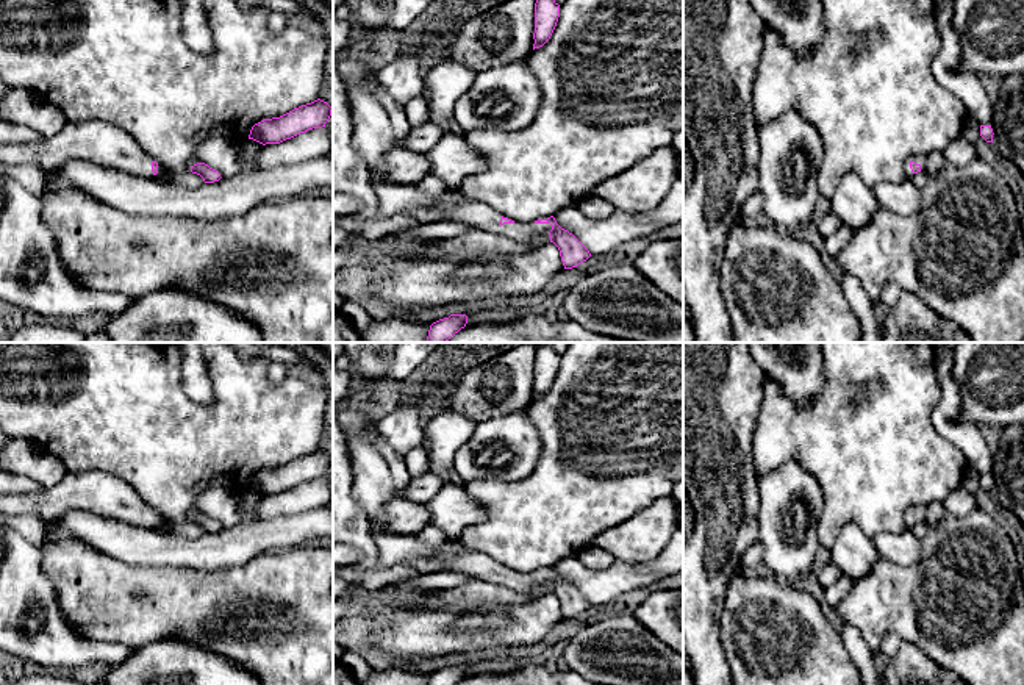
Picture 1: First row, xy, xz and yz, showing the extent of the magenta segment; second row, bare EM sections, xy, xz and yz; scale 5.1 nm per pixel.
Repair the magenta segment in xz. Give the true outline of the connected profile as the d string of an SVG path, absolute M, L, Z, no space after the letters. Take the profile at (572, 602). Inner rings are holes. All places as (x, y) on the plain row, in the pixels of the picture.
M482 551L458 552L446 565L446 572L461 572L475 580L496 583L516 591L532 591L538 586L549 585L563 611L564 619L577 618L586 611L589 601L567 580L561 579L555 568L538 569L530 574L519 574L503 568Z

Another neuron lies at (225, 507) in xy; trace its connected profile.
M214 486L197 496L195 507L216 519L220 527L233 527L242 521L242 493L231 493L225 488Z

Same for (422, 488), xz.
M427 472L411 479L403 491L396 491L396 496L411 502L427 504L439 493L442 486L444 483L439 477Z

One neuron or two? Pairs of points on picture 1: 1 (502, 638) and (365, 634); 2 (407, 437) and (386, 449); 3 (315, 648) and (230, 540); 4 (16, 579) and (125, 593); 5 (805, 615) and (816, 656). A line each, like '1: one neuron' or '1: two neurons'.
1: one neuron
2: two neurons
3: two neurons
4: two neurons
5: one neuron

